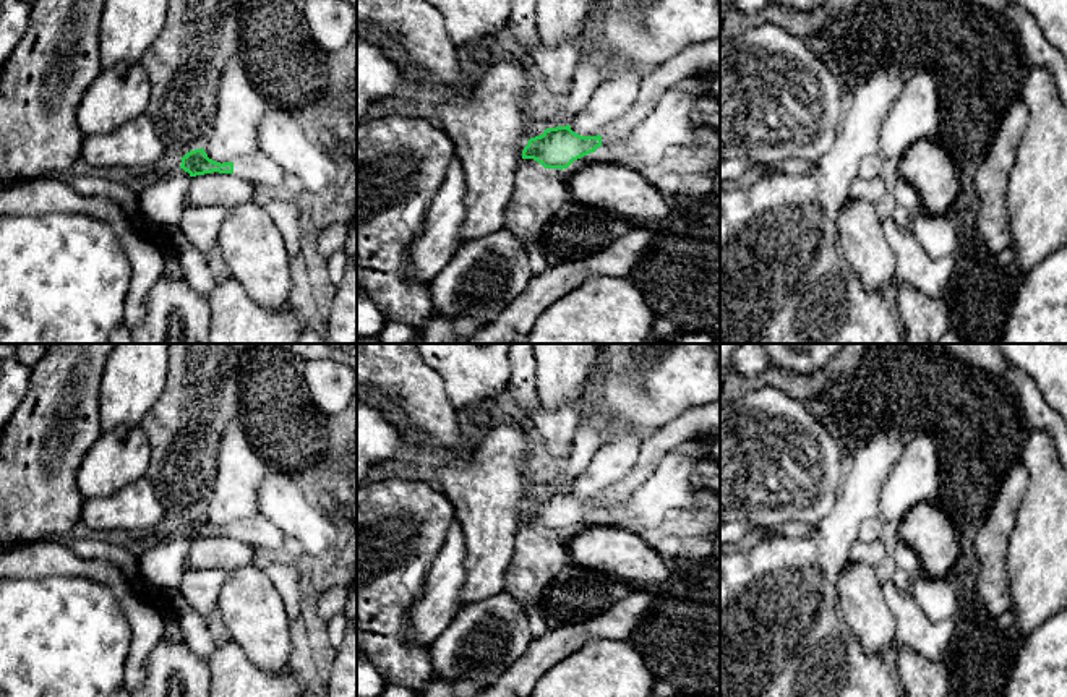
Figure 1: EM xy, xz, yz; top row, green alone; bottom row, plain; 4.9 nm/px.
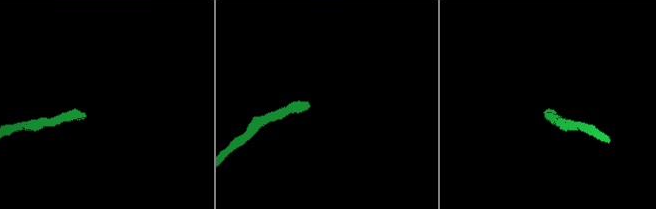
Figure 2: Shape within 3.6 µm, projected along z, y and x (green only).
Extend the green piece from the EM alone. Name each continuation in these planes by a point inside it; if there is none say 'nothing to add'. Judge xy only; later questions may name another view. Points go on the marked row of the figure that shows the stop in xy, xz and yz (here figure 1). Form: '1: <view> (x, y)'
1: xy (263, 172)

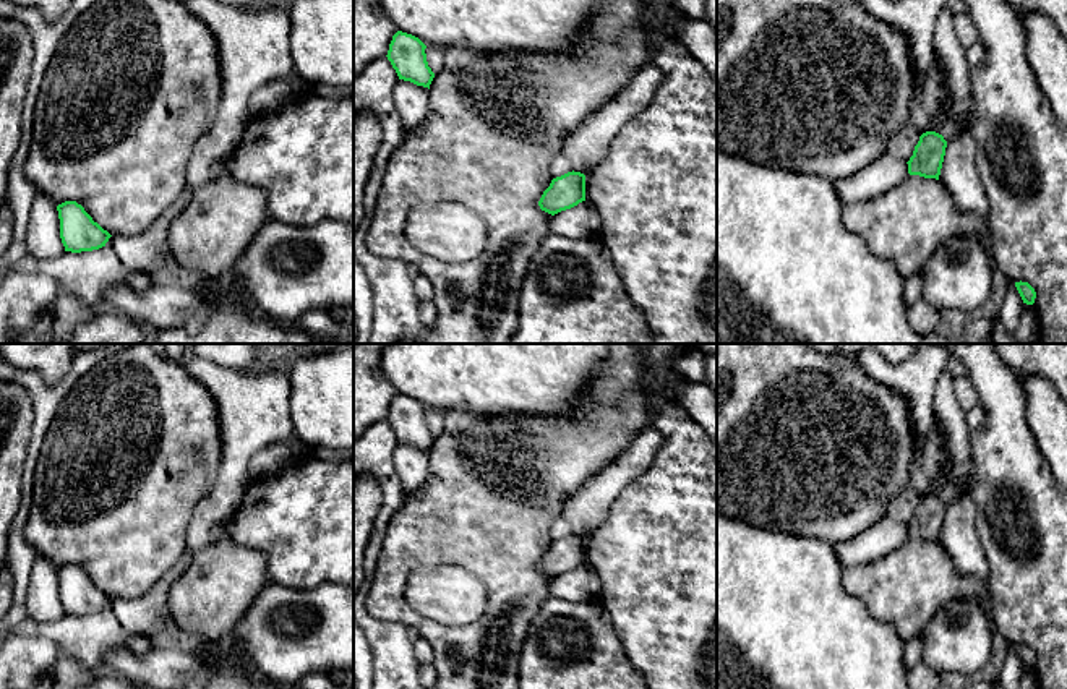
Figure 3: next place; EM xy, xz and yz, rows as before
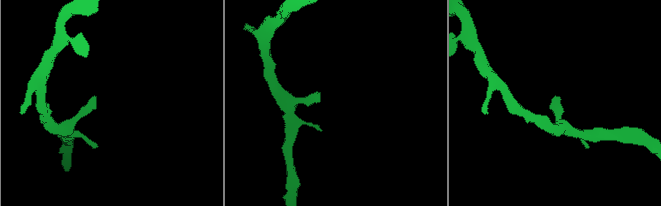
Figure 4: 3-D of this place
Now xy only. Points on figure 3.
nothing to add

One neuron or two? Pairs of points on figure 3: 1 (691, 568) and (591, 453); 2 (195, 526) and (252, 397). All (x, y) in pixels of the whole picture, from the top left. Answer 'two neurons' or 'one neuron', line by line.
1: two neurons
2: one neuron

